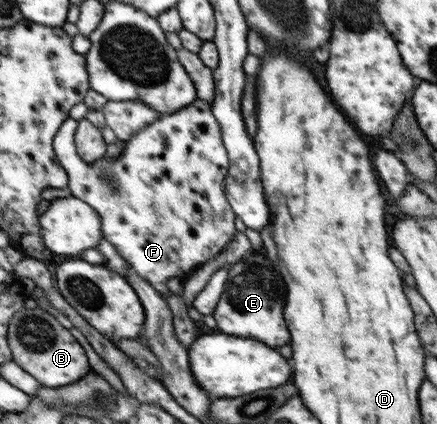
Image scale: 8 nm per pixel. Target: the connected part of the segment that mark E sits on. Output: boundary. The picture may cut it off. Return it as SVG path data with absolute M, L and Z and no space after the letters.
M250 250L244 258L229 268L225 292L222 293L213 312L217 332L229 336L242 336L264 342L266 347L278 348L290 342L290 332L286 330L284 307L287 286L279 268L271 262L266 250Z

